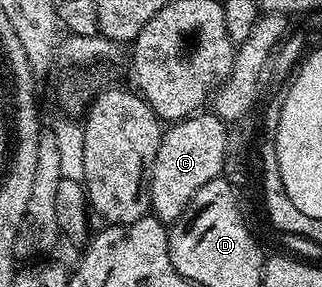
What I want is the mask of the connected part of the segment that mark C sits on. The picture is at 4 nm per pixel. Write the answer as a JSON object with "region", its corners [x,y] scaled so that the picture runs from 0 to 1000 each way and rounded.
{"region":[[[612,390],[562,411],[500,463],[491,544],[478,544],[460,624],[466,732],[500,780],[553,770],[578,739],[590,697],[602,697],[615,655],[693,610],[705,467],[708,439],[655,390]]]}

